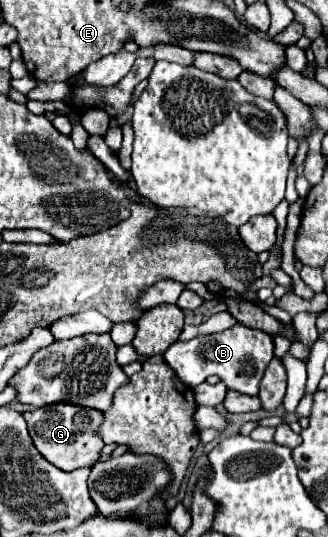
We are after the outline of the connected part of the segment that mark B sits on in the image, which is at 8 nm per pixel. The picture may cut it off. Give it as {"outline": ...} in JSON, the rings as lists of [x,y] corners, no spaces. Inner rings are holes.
{"outline":[[[236,323],[232,329],[222,331],[222,333],[212,333],[212,335],[198,335],[190,341],[176,341],[170,345],[164,353],[168,365],[176,371],[180,381],[186,385],[198,385],[202,383],[208,375],[218,375],[228,389],[240,391],[246,395],[258,395],[258,383],[272,361],[274,355],[274,343],[272,337],[264,331],[244,327],[242,323]],[[250,359],[254,361],[254,375],[248,373]]]}

